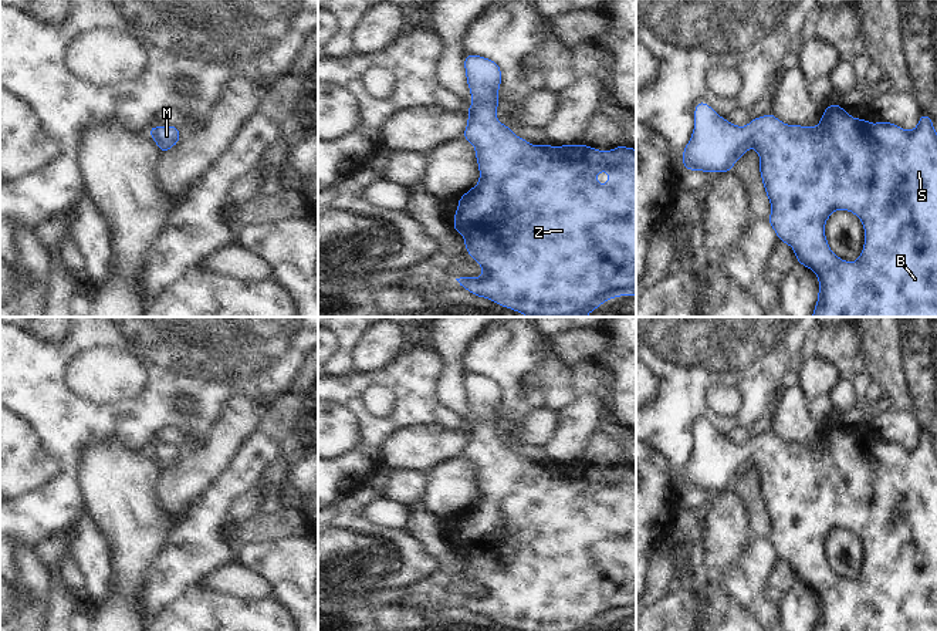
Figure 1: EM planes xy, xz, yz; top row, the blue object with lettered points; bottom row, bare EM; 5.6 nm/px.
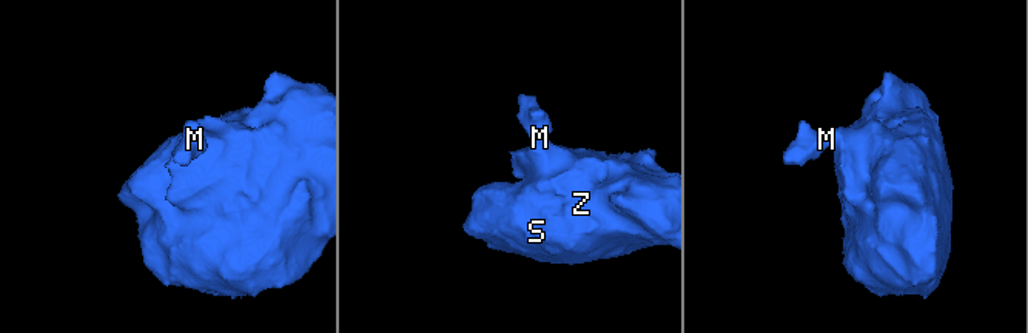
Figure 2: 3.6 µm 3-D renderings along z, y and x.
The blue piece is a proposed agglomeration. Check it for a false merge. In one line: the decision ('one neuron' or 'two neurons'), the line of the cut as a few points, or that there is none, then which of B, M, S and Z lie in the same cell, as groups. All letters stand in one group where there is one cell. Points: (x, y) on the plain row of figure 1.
one neuron; cut none; groups B M S Z

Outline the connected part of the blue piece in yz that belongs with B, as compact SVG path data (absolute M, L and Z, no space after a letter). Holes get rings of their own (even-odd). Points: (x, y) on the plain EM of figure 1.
M700 419L694 425L694 446L689 462L683 468L681 483L687 489L701 489L706 492L720 490L724 493L725 490L733 489L734 482L748 470L750 465L752 465L760 475L760 493L771 522L771 532L768 536L771 546L777 551L779 560L792 566L798 583L806 584L819 598L818 620L813 631L937 631L937 451L933 445L933 438L927 432L921 431L917 445L911 449L906 449L902 445L884 441L883 438L879 438L877 442L873 443L870 438L863 439L860 436L853 436L840 424L832 421L823 428L823 433L815 446L787 443L772 431L751 438L747 445L737 445L720 435L707 421ZM839 527L852 530L863 543L865 563L859 577L853 581L838 576L831 568L825 554L826 539Z

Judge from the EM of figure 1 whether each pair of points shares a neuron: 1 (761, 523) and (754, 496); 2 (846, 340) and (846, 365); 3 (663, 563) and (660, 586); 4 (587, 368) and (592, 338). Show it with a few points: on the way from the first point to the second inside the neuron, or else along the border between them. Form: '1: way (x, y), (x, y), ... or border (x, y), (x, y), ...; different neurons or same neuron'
1: way (758, 516), (754, 503); same neuron
2: way (846, 346), (846, 360); same neuron
3: way (660, 569), (660, 580); same neuron
4: border (588, 356), (575, 360), (570, 367); different neurons

